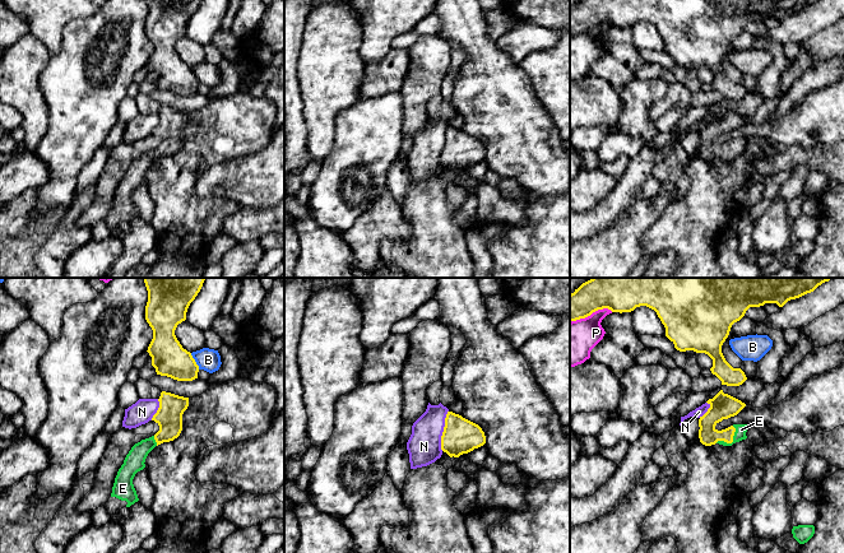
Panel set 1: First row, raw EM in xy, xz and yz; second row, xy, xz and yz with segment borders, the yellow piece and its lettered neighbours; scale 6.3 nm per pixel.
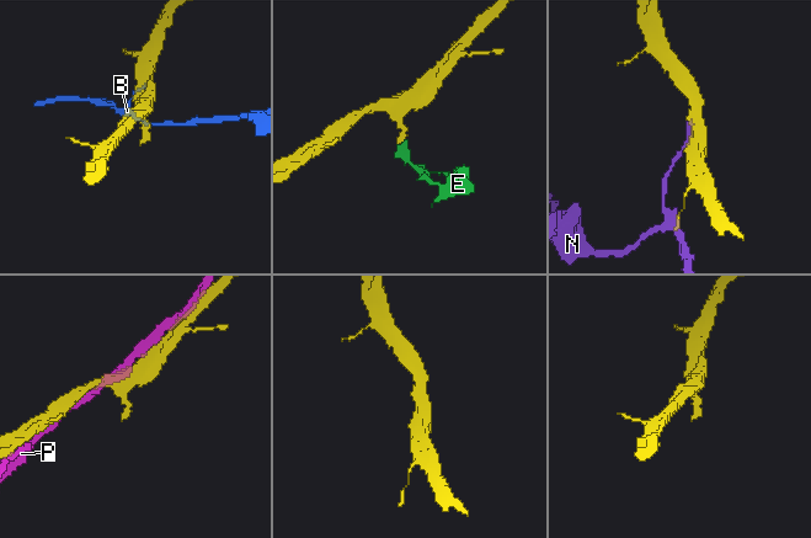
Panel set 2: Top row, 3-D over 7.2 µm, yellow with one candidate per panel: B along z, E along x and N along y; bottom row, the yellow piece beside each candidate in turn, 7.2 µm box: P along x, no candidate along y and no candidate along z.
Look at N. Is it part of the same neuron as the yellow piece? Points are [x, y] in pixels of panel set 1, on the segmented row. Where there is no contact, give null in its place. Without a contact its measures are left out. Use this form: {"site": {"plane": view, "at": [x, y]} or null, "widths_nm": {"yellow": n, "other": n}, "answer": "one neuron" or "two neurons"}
{"site": {"plane": "xz", "at": [444, 431]}, "widths_nm": {"yellow": 220, "other": 220}, "answer": "two neurons"}

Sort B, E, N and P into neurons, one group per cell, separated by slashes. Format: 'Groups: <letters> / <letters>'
Groups: B / E / N / P

